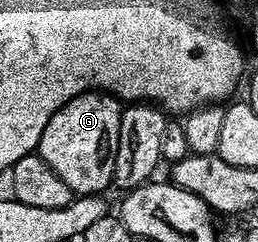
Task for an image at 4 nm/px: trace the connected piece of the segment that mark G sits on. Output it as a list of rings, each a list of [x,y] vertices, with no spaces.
[[[88,91],[82,93],[80,97],[75,97],[65,107],[61,107],[49,119],[45,131],[39,140],[38,154],[65,183],[69,183],[72,194],[75,195],[99,195],[103,189],[112,188],[115,180],[113,163],[117,155],[117,135],[119,134],[119,124],[121,123],[121,102],[118,97],[102,91]]]

